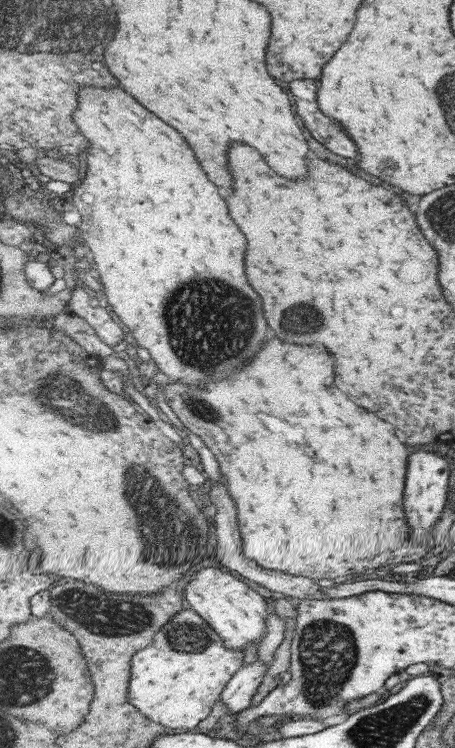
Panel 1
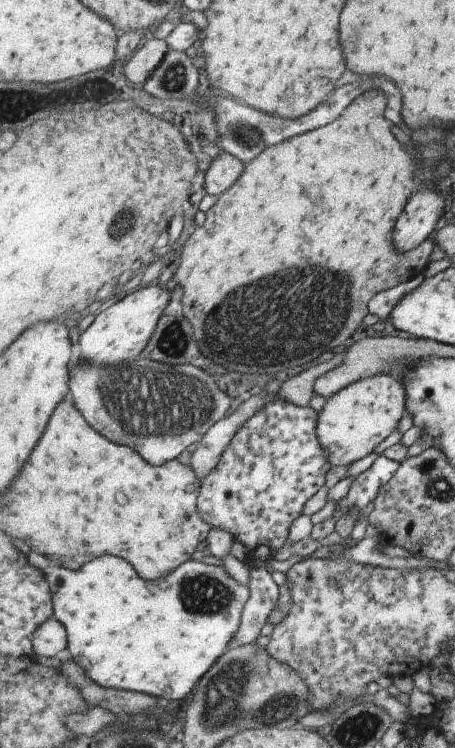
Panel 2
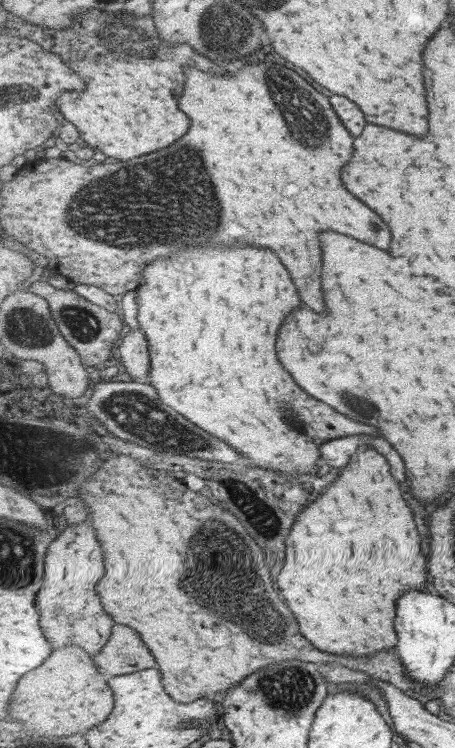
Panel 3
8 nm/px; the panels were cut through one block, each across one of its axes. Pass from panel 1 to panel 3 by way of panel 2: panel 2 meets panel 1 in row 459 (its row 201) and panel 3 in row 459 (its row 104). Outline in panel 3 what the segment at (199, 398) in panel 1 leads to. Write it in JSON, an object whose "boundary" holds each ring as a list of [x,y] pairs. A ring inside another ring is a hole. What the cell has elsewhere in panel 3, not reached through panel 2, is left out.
{"boundary":[[[361,448],[343,468],[335,484],[297,516],[293,530],[287,536],[287,566],[283,566],[279,574],[279,588],[295,616],[299,616],[301,632],[319,650],[334,655],[366,657],[378,654],[379,650],[396,648],[397,600],[409,588],[423,590],[429,576],[430,568],[427,568],[421,542],[413,512],[403,498],[399,482],[391,474],[387,458],[373,448]]]}

